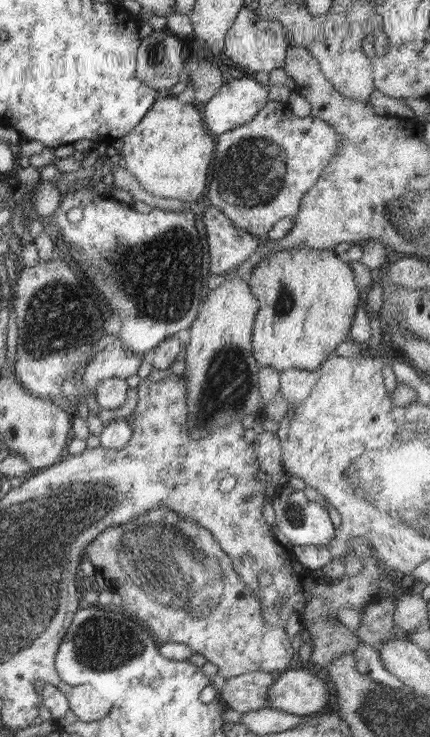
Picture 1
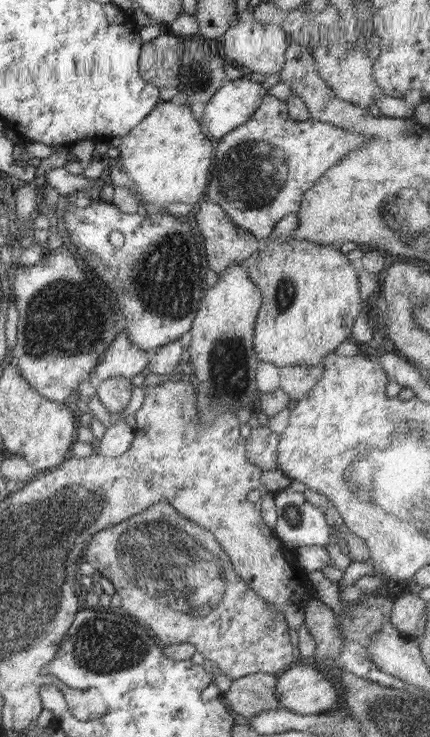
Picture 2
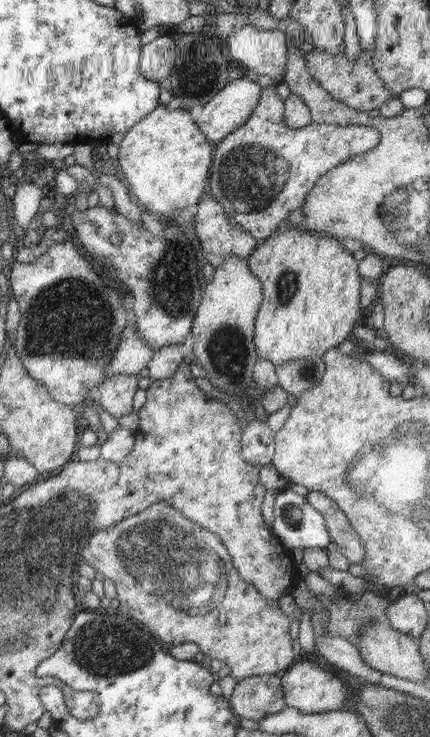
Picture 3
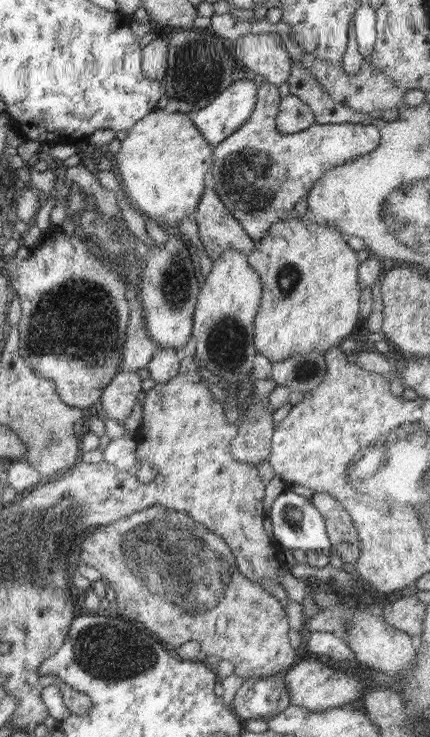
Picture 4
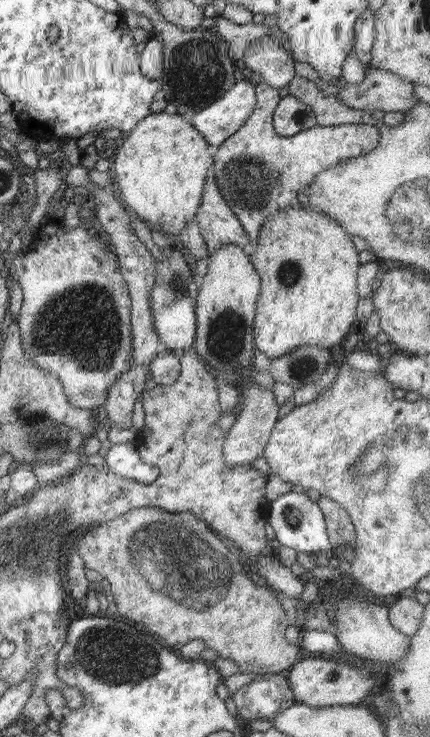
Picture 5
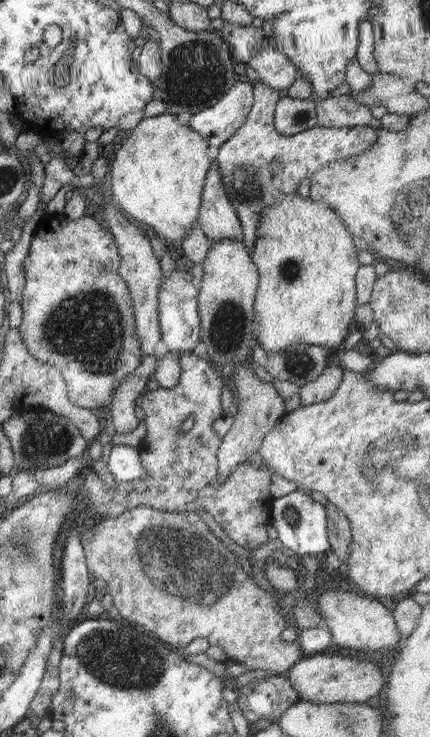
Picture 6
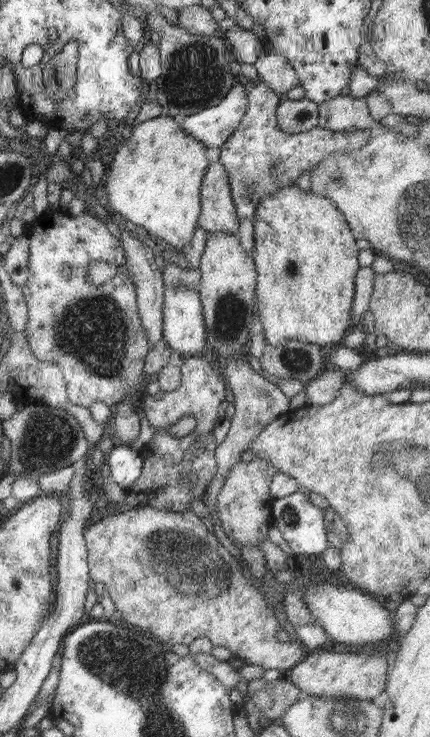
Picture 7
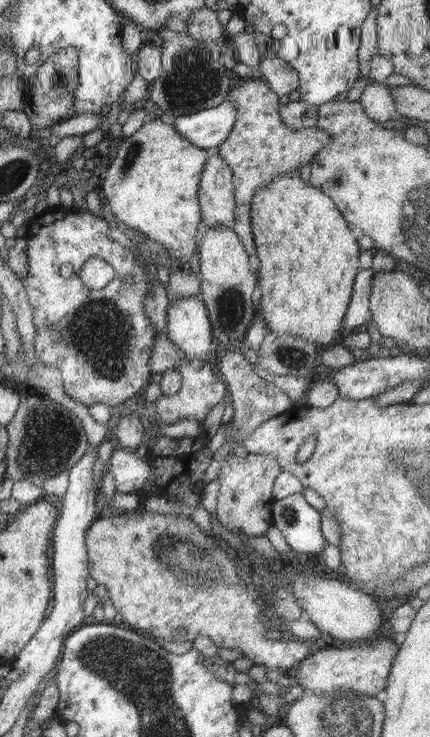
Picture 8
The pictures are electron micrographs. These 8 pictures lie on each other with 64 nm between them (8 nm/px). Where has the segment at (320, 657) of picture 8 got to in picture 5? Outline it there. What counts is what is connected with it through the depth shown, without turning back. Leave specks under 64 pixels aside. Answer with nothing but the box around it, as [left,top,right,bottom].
[286,658,380,708]

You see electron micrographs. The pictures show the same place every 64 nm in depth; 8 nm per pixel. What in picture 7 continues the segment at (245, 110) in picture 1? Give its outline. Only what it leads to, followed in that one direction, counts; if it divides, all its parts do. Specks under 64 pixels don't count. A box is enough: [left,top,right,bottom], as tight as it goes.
[181,84,246,149]

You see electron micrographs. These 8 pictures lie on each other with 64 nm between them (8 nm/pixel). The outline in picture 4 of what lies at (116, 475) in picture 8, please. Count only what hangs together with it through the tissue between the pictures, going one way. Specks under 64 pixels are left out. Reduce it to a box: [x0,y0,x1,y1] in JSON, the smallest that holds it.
[103,430,157,481]

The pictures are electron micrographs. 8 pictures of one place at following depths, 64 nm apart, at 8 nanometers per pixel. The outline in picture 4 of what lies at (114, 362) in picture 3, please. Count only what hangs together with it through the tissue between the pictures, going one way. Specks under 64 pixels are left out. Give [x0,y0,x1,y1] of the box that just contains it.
[119,294,159,371]

